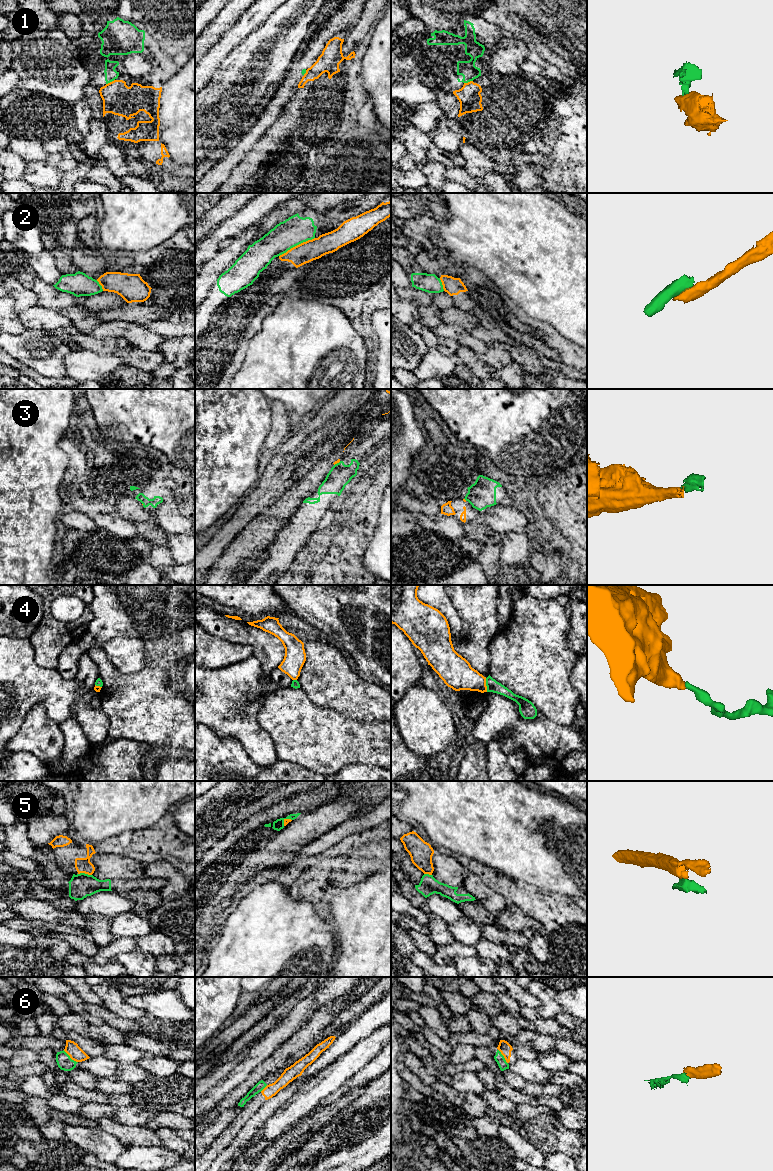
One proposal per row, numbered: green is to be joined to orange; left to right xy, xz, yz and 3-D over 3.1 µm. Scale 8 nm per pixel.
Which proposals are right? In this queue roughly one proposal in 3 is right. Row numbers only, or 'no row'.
4

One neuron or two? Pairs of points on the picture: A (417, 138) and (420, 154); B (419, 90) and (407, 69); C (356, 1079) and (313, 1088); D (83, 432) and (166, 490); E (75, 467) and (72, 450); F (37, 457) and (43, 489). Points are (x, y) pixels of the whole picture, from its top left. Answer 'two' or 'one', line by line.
A: one
B: one
C: two
D: one
E: one
F: one

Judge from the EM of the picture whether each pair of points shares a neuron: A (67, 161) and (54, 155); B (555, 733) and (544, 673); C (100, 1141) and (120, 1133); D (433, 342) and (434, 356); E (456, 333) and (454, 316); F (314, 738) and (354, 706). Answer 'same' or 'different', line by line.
A: same
B: different
C: different
D: different
E: different
F: different

